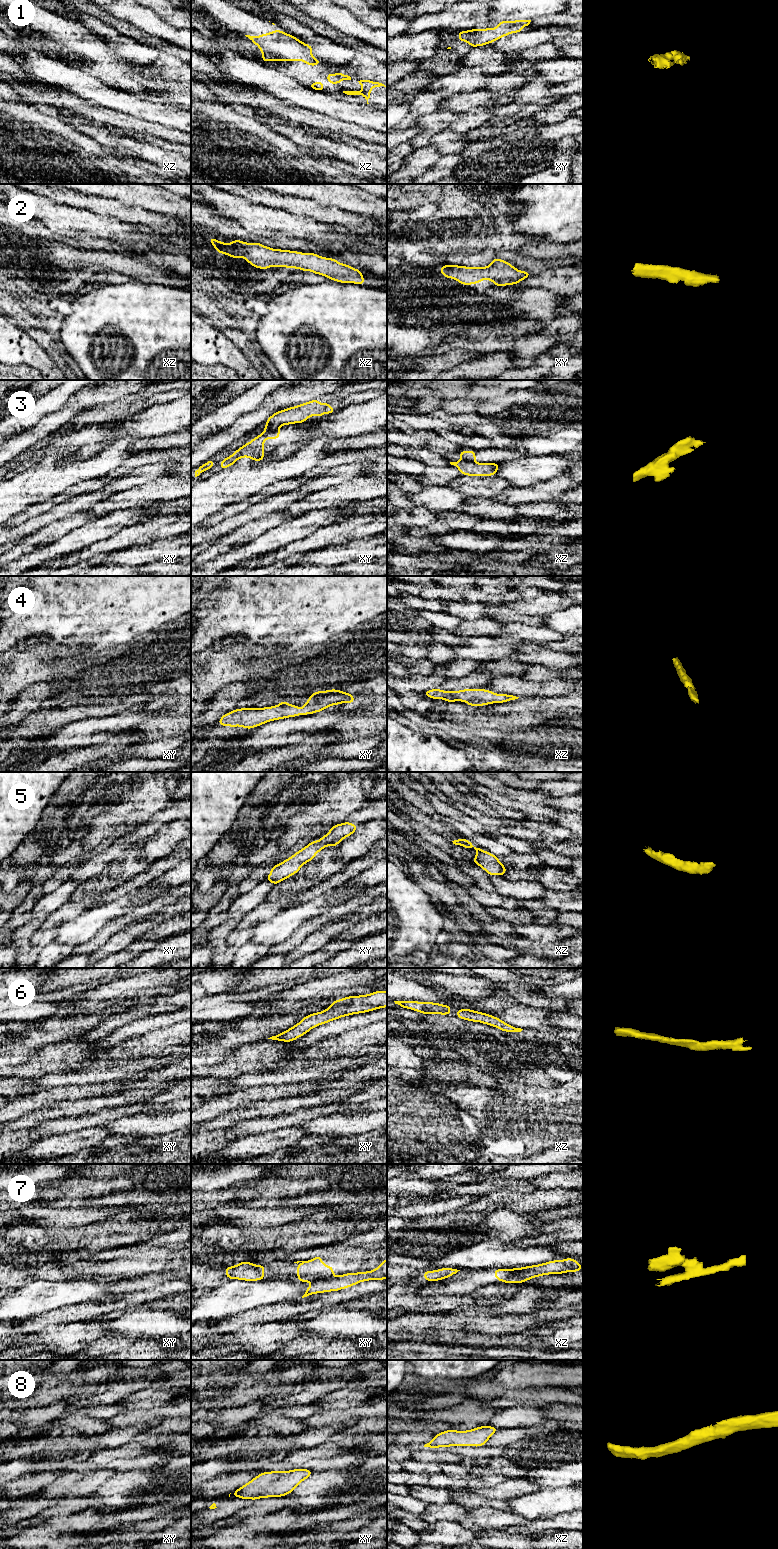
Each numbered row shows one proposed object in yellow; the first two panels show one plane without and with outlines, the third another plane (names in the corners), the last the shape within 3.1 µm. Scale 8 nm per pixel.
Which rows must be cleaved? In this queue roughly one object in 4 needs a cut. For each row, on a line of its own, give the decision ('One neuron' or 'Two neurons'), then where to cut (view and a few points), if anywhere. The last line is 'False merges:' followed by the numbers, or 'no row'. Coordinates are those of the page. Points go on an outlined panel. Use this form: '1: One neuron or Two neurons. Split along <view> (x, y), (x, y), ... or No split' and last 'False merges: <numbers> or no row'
1: One neuron. No split
2: One neuron. No split
3: Two neurons. Split along xy (278, 428), (263, 432)
4: One neuron. No split
5: One neuron. No split
6: One neuron. No split
7: Two neurons. Split along xy (332, 1275), (313, 1281)
8: One neuron. No split
False merges: 3, 7

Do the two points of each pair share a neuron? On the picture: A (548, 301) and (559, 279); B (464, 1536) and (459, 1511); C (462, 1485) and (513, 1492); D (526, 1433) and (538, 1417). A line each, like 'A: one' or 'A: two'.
A: two
B: two
C: one
D: two

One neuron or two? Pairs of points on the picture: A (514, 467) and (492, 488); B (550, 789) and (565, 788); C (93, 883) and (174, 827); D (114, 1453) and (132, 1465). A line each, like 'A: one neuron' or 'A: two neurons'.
A: two neurons
B: one neuron
C: one neuron
D: two neurons

